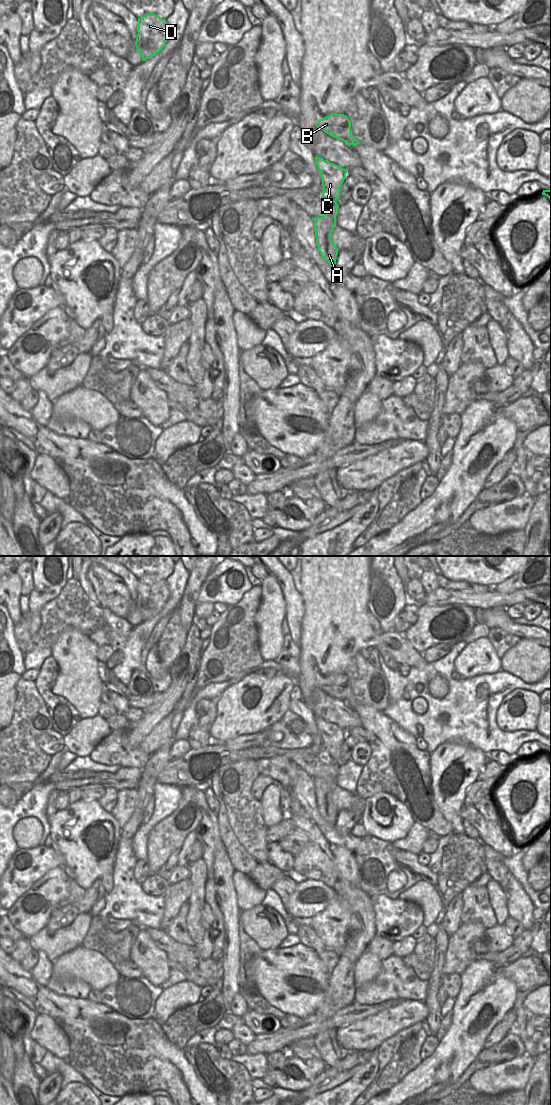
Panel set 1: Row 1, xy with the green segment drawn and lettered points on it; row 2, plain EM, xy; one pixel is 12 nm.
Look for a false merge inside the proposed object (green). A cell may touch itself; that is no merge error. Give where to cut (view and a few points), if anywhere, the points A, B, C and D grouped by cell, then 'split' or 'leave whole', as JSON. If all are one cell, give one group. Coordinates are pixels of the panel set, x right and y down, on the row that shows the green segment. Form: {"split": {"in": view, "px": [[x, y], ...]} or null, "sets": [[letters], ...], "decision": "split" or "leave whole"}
{"split": {"in": "xy", "px": [[324, 190], [336, 199]]}, "sets": [["A", "B"], ["C", "D"]], "decision": "split"}

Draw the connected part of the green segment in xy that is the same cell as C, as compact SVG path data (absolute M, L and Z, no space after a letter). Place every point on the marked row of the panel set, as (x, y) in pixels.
M315 157L315 163L322 178L323 190L338 199L340 187L346 178L347 171L334 163L325 161L321 157Z

